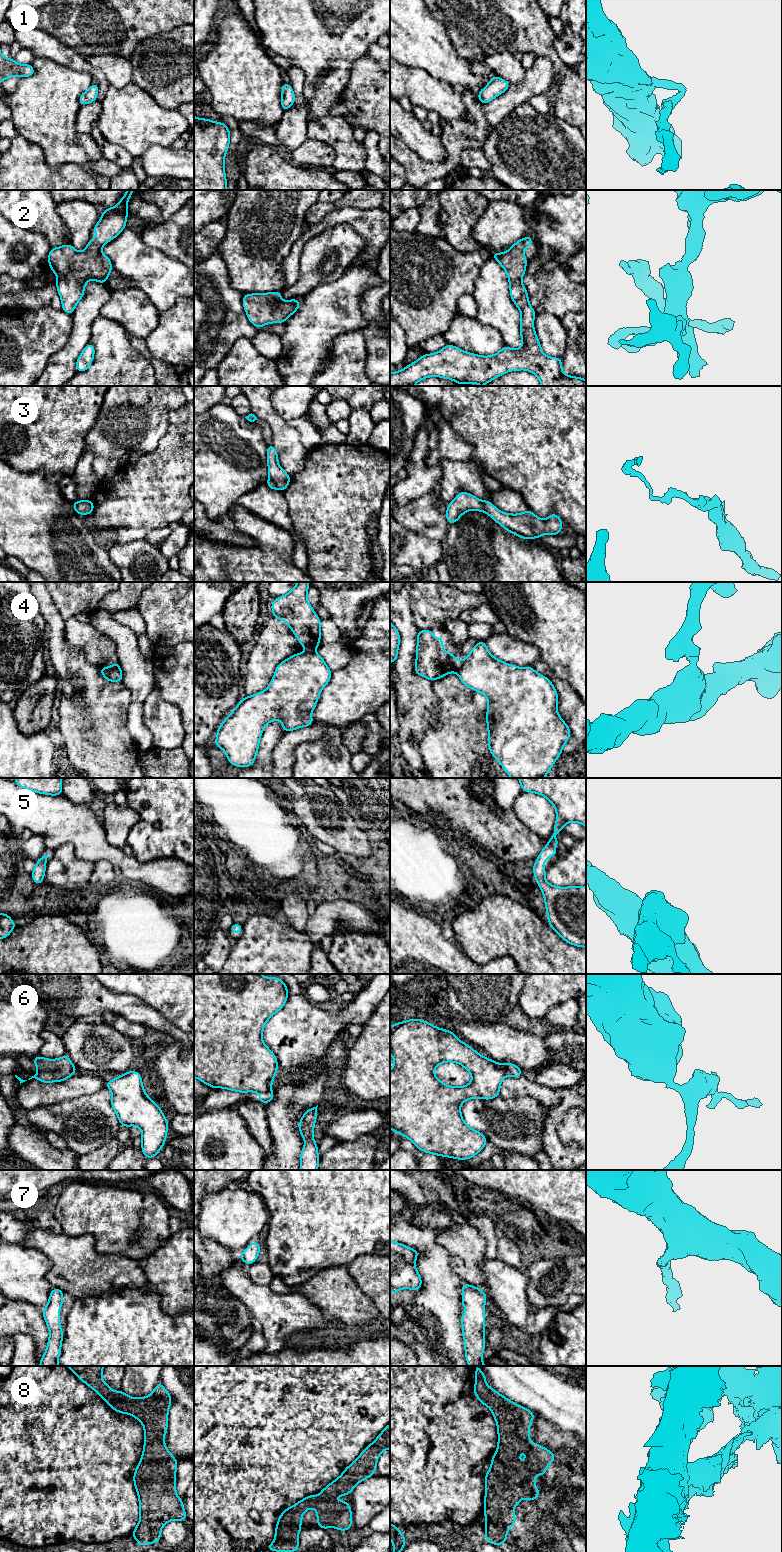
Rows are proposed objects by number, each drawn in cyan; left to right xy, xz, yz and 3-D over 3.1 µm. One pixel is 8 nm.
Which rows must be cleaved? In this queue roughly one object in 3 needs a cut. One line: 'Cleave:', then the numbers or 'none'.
Cleave: 3, 4, 6

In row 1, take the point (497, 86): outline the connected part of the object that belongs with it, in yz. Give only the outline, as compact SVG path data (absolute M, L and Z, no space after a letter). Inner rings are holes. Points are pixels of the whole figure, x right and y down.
M493 75L490 82L485 86L484 89L479 90L478 100L485 105L492 101L496 96L504 93L511 84L500 77Z

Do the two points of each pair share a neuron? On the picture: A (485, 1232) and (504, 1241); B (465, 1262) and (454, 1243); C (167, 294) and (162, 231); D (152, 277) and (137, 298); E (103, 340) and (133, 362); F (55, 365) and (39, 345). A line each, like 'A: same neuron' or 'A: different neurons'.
A: different neurons
B: same neuron
C: different neurons
D: different neurons
E: same neuron
F: different neurons

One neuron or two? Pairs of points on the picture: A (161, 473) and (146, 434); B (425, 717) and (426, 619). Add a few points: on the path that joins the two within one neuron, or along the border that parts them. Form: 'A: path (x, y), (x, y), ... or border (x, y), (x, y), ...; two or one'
A: border (165, 431), (157, 446), (152, 451), (143, 454); two
B: border (410, 607), (413, 613), (414, 624), (418, 629); two

